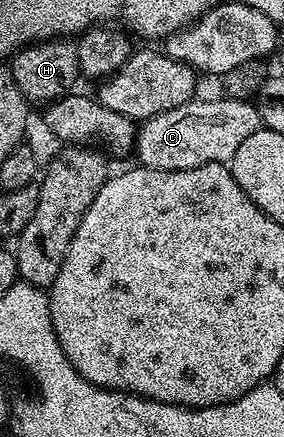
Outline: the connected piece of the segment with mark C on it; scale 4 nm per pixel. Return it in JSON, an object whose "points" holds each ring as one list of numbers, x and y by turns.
{"points":[[196,99,185,102,181,107,173,107,173,111,161,111,161,115,153,115,138,126,135,135,134,156,139,156,138,164,144,169,157,171,181,171,202,165,230,163,237,147,249,139,261,127,258,108,251,101,229,101,222,99,215,102,203,102]]}

